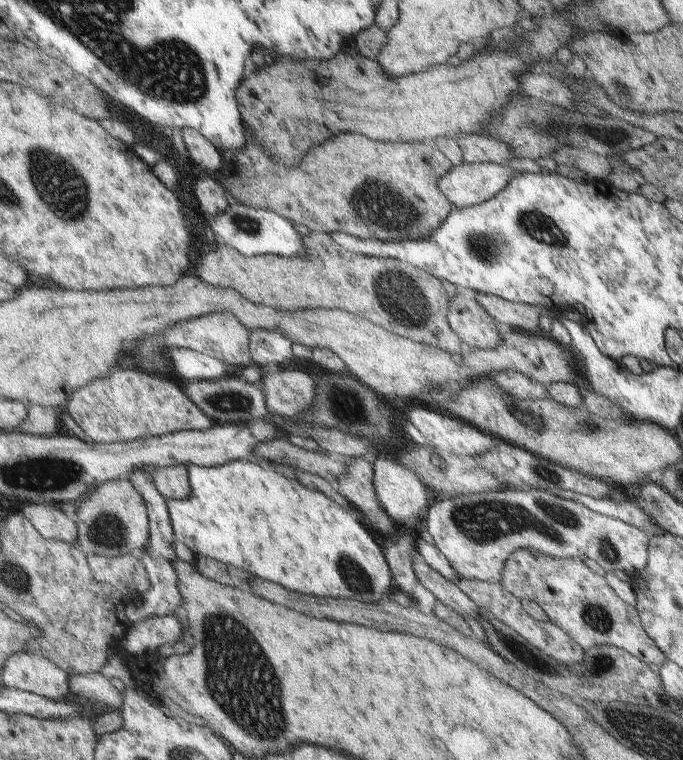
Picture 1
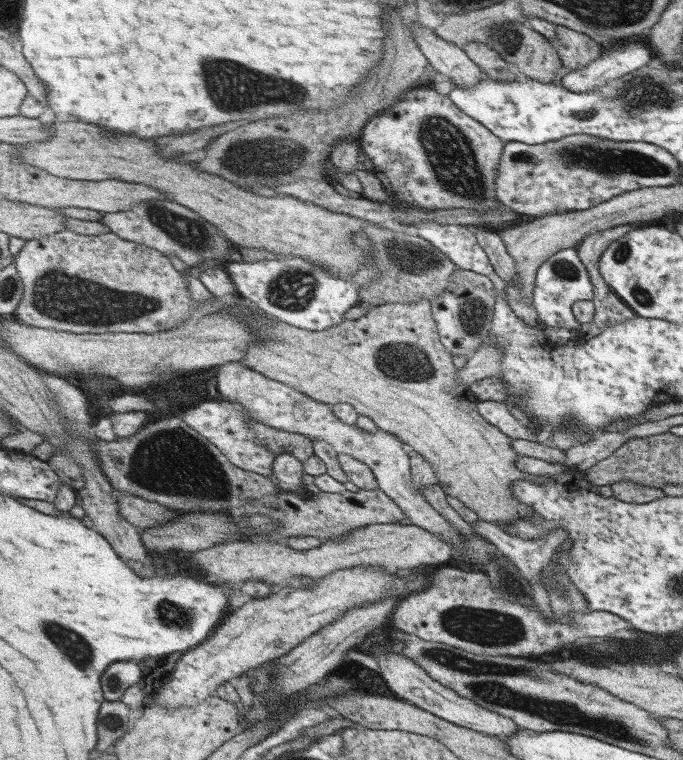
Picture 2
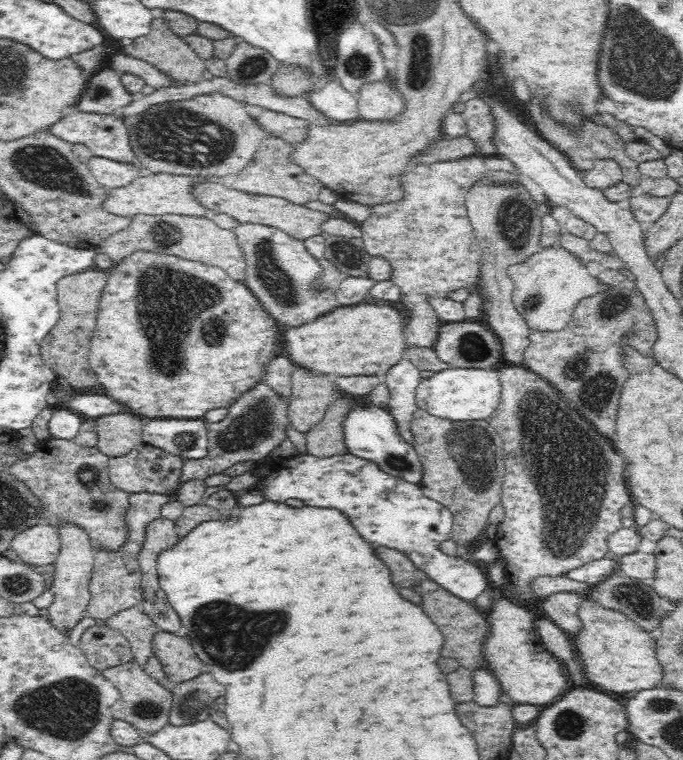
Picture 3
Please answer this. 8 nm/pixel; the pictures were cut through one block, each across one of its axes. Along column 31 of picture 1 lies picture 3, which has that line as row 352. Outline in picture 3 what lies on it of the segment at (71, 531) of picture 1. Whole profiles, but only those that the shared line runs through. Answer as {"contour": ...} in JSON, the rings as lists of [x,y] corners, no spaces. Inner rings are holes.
{"contour":[[[482,176],[476,180],[464,194],[466,212],[472,222],[474,234],[480,244],[480,284],[478,290],[482,294],[492,296],[492,310],[488,310],[488,326],[500,338],[504,360],[510,364],[524,366],[522,354],[528,346],[528,324],[520,316],[520,312],[512,306],[510,296],[514,290],[514,282],[508,276],[508,266],[516,262],[524,262],[530,254],[540,252],[540,232],[542,232],[542,216],[548,208],[536,204],[524,184],[518,182],[498,182]]]}

